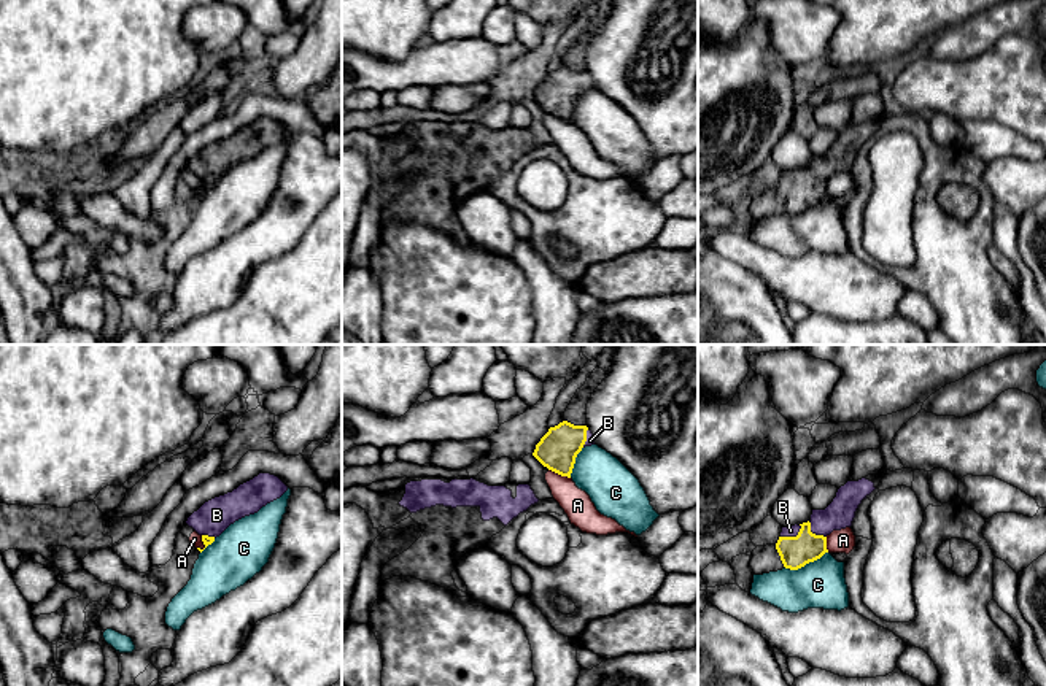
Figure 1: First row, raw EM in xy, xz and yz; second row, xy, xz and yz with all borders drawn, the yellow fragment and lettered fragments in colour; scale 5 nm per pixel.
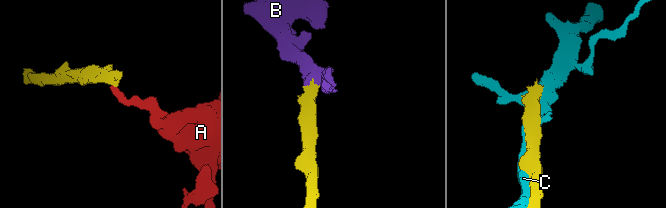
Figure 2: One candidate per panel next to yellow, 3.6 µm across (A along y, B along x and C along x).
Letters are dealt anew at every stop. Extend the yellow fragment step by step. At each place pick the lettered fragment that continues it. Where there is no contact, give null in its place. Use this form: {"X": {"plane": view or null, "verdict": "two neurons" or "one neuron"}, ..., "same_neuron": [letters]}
{"A": {"plane": "xz", "verdict": "two neurons"}, "B": {"plane": "yz", "verdict": "one neuron"}, "C": {"plane": "yz", "verdict": "two neurons"}, "same_neuron": ["B"]}

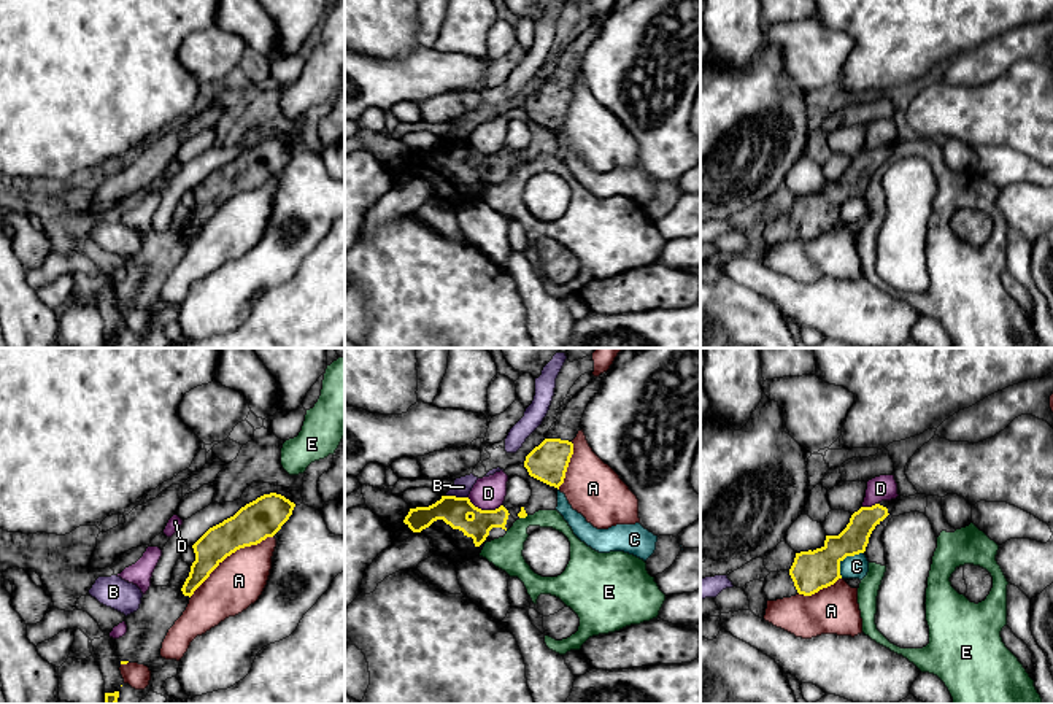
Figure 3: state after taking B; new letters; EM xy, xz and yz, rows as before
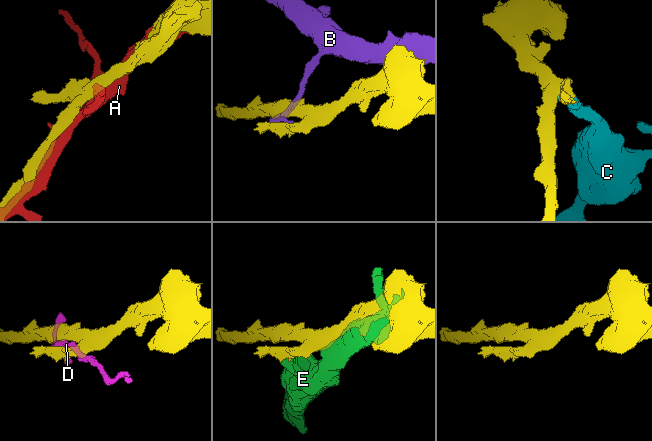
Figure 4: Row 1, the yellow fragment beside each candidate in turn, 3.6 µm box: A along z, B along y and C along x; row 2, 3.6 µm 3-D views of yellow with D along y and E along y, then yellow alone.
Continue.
{"A": {"plane": "xy", "verdict": "two neurons"}, "B": {"plane": "xz", "verdict": "two neurons"}, "C": {"plane": "yz", "verdict": "two neurons"}, "D": {"plane": "xz", "verdict": "two neurons"}, "E": {"plane": "xz", "verdict": "two neurons"}, "same_neuron": []}

